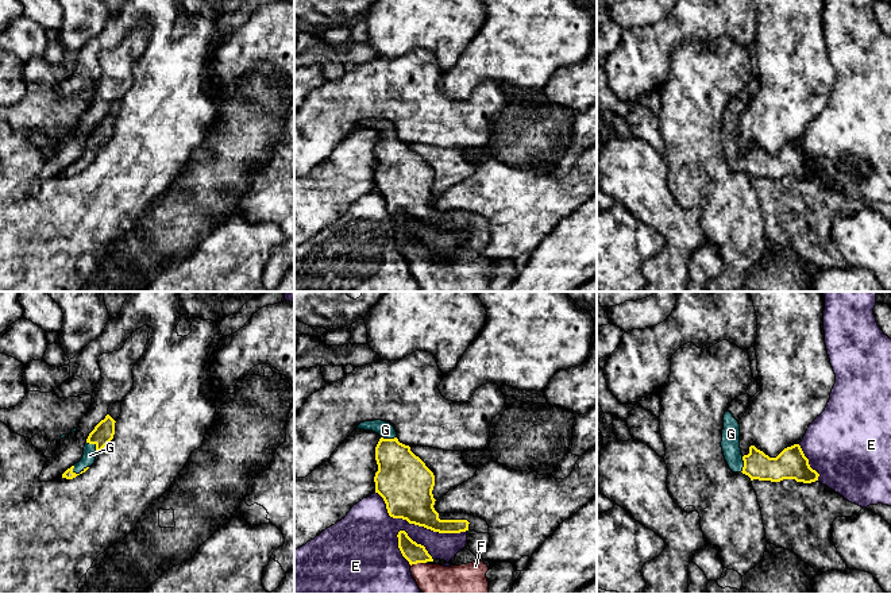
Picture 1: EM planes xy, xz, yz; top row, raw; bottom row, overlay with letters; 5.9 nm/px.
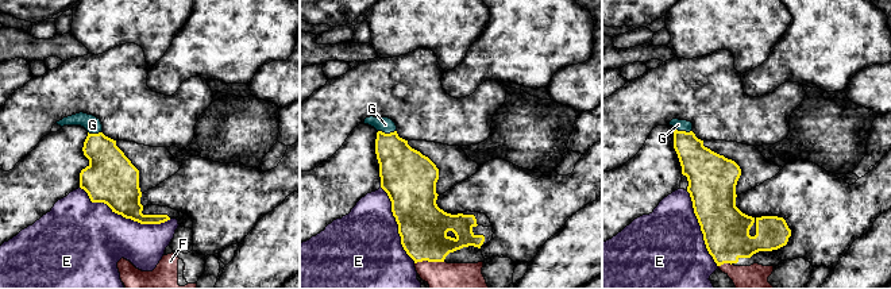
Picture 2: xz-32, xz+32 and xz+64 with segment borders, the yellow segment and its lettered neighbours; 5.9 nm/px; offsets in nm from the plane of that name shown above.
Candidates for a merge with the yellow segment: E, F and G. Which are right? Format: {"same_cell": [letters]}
{"same_cell": ["F", "G"]}

